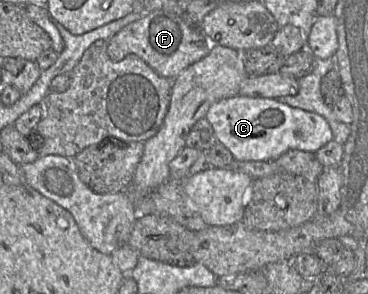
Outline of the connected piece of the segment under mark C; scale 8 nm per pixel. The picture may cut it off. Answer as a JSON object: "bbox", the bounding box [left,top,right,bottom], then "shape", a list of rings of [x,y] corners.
{"bbox":[205,95,332,162],"shape":[[[237,95],[214,103],[205,118],[211,124],[216,141],[222,143],[238,162],[274,161],[289,150],[316,153],[332,140],[332,132],[327,121],[319,114],[292,108],[276,99],[251,98]]]}

